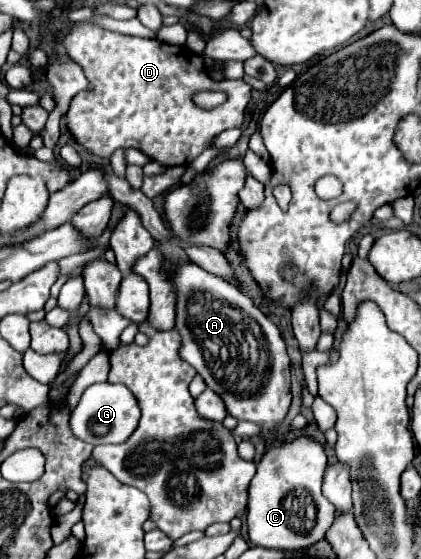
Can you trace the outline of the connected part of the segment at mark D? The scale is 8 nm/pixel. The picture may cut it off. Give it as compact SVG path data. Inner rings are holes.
M76 24L74 30L64 38L64 48L68 50L70 58L82 66L88 82L92 84L92 90L78 92L72 98L66 112L66 128L80 146L98 158L108 160L118 148L136 148L162 166L188 166L212 144L220 132L240 128L244 122L252 88L244 80L214 80L208 76L202 56L192 54L192 50L186 46L172 46L156 38L148 40L124 36L96 24ZM200 90L228 92L228 102L214 110L202 110L192 102L192 94Z

